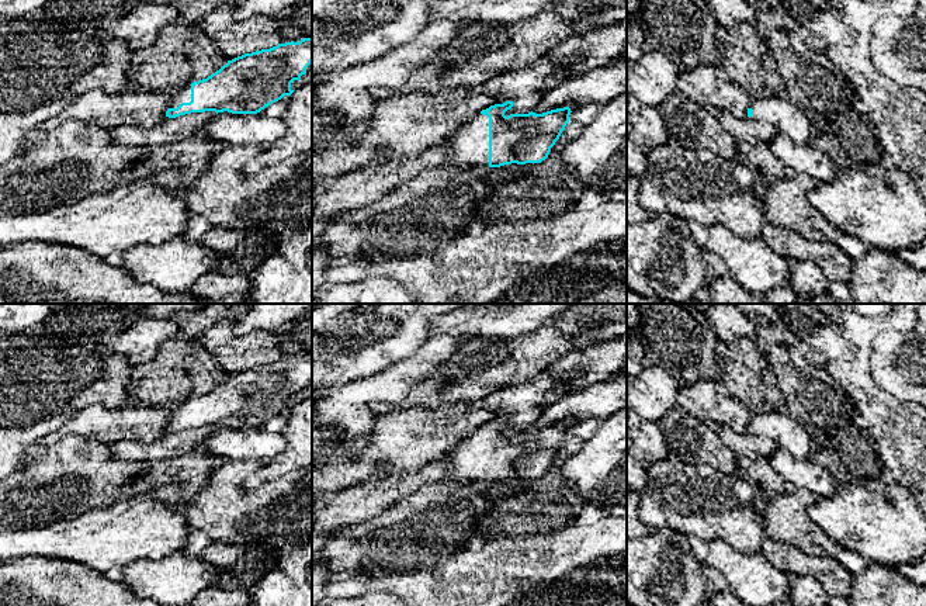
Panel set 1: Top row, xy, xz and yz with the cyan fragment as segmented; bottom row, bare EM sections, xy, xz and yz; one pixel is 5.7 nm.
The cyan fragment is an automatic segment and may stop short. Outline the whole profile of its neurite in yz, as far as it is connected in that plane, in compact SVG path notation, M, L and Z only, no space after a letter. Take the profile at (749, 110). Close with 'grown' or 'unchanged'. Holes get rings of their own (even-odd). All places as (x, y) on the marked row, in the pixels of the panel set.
M752 98L749 101L748 117L771 124L777 132L787 135L797 143L809 143L812 125L804 111L788 98Z | grown

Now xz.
M513 101L490 105L452 131L444 166L500 167L504 165L541 163L569 122L570 108L542 114L510 114Z | grown

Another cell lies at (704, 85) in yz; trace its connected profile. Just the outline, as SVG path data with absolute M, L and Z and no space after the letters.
M701 65L693 70L682 70L677 90L703 105L714 105L736 118L748 118L752 97L738 84L722 76L718 67Z

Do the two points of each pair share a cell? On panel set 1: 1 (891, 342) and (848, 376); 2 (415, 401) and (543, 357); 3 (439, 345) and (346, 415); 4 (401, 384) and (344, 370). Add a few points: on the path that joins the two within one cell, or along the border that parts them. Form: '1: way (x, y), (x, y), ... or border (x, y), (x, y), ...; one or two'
1: border (869, 371), (871, 378), (891, 395); two
2: way (447, 388), (458, 385), (477, 371), (510, 360); one
3: way (416, 367), (368, 398); one
4: border (398, 360), (370, 376), (347, 381), (339, 388); two

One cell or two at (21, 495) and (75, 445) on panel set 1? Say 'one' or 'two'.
one

